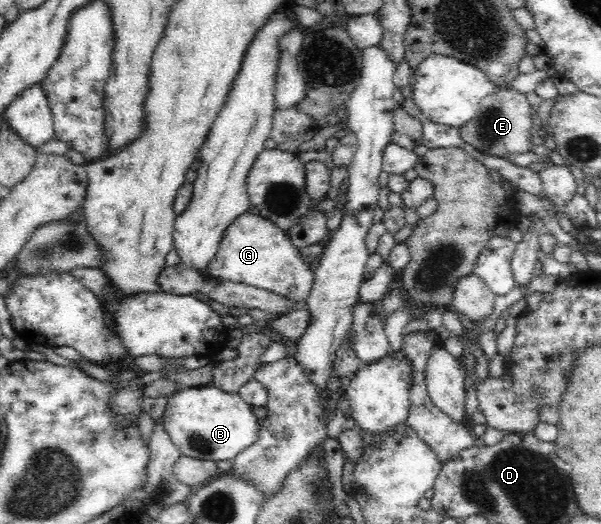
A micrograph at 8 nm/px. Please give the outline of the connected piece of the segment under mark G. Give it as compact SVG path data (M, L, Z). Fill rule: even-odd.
M244 212L238 215L224 233L216 259L206 269L210 277L222 278L236 283L274 292L300 303L310 295L314 281L313 269L300 256L286 232L269 219Z

